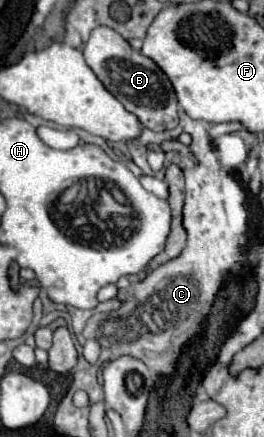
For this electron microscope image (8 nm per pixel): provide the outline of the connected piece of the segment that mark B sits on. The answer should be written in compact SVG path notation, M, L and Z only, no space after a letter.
M95 27L89 41L83 47L83 55L97 79L111 91L139 123L153 131L167 131L177 127L177 97L167 75L157 67L155 61L135 51L117 31L111 27Z

